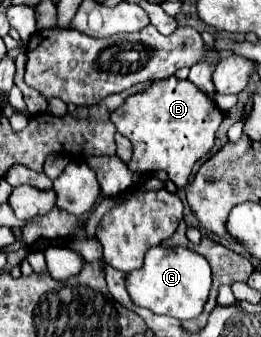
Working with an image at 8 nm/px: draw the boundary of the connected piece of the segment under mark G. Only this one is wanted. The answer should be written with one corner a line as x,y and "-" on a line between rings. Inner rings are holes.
154,246
144,258
144,266
128,274
126,286
134,304
152,310
158,316
172,316
178,320
196,318
202,312
202,306
208,298
212,284
208,262
186,248
162,248

